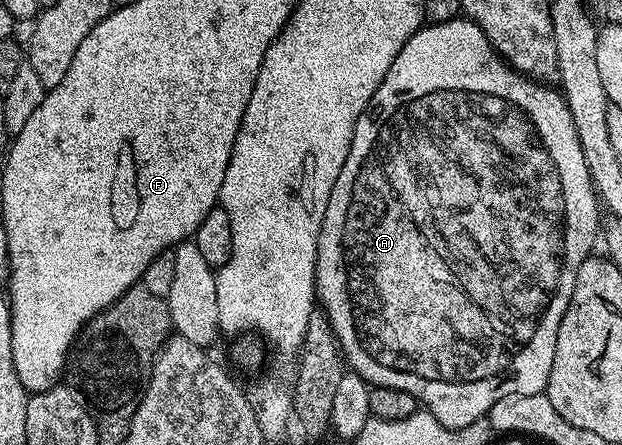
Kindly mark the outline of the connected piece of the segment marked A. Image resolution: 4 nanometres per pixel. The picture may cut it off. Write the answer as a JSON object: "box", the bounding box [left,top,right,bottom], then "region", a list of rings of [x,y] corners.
{"box":[316,17,601,427],"region":[[[461,17],[442,21],[441,23],[428,23],[407,39],[382,85],[368,102],[368,108],[358,117],[358,125],[354,125],[354,141],[350,145],[350,153],[342,165],[342,173],[338,173],[338,181],[334,181],[334,189],[330,193],[330,201],[326,205],[326,217],[322,217],[322,229],[318,237],[318,257],[316,258],[316,297],[324,315],[330,321],[334,333],[340,342],[340,350],[344,352],[344,362],[351,370],[360,374],[372,387],[389,387],[390,389],[403,389],[414,397],[421,408],[427,409],[442,425],[447,427],[465,427],[471,423],[479,423],[488,414],[494,401],[502,401],[502,397],[511,395],[538,395],[548,386],[550,369],[554,365],[554,349],[558,341],[558,325],[562,325],[562,317],[568,308],[570,297],[574,293],[574,281],[582,261],[586,261],[593,250],[592,238],[597,238],[601,230],[600,213],[601,204],[598,194],[592,186],[592,178],[586,169],[586,157],[582,157],[582,145],[578,141],[578,133],[574,129],[574,117],[570,117],[570,109],[566,105],[563,94],[555,86],[545,85],[535,79],[529,79],[515,71],[502,56],[490,45],[486,33],[473,19]]]}

